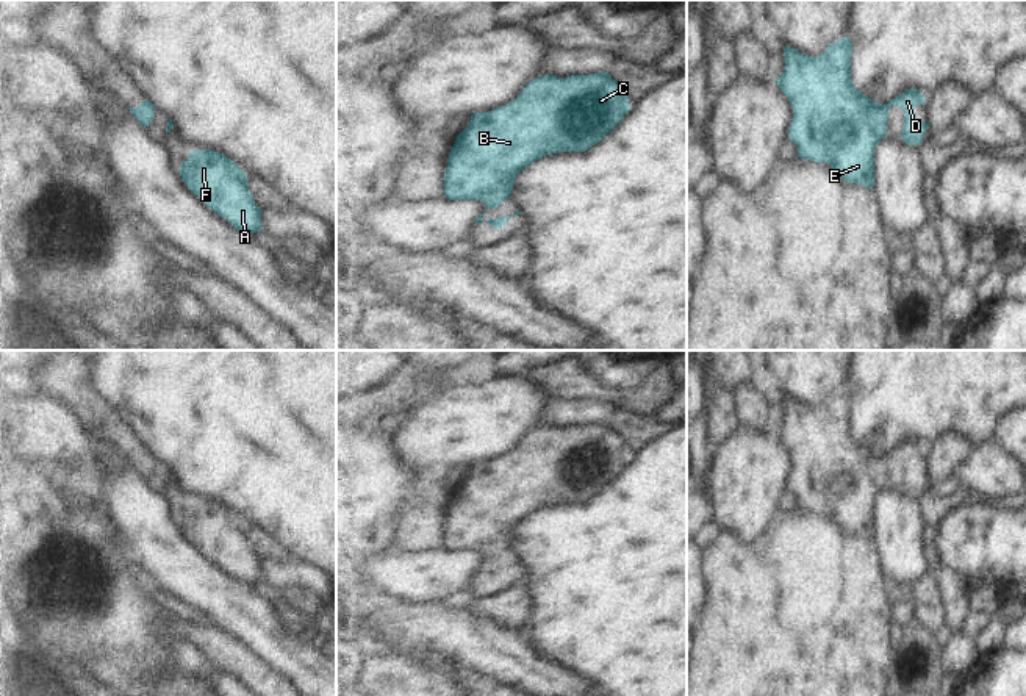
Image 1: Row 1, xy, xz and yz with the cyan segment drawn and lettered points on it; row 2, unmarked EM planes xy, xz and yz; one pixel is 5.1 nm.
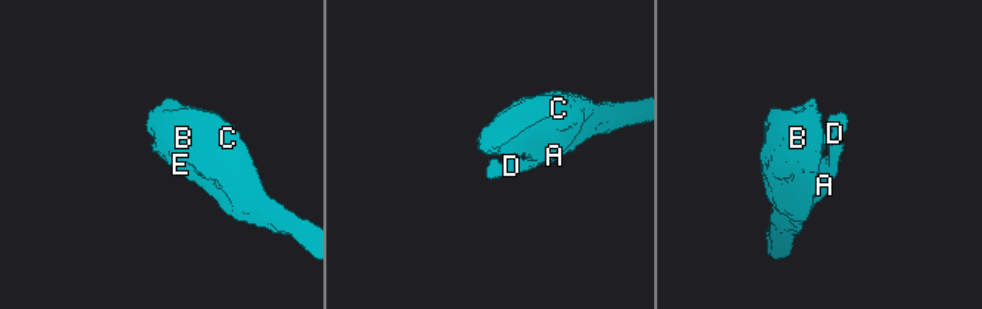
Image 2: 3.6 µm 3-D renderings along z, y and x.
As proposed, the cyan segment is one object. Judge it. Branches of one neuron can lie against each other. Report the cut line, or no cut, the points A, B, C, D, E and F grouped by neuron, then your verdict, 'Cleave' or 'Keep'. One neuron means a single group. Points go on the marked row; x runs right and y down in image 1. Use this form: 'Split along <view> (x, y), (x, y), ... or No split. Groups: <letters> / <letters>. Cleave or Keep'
No split. Groups: A B C D E F. Keep.

